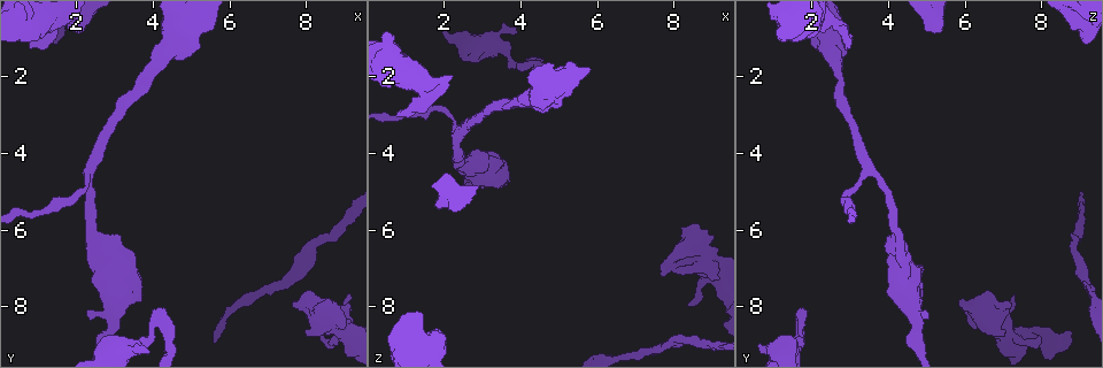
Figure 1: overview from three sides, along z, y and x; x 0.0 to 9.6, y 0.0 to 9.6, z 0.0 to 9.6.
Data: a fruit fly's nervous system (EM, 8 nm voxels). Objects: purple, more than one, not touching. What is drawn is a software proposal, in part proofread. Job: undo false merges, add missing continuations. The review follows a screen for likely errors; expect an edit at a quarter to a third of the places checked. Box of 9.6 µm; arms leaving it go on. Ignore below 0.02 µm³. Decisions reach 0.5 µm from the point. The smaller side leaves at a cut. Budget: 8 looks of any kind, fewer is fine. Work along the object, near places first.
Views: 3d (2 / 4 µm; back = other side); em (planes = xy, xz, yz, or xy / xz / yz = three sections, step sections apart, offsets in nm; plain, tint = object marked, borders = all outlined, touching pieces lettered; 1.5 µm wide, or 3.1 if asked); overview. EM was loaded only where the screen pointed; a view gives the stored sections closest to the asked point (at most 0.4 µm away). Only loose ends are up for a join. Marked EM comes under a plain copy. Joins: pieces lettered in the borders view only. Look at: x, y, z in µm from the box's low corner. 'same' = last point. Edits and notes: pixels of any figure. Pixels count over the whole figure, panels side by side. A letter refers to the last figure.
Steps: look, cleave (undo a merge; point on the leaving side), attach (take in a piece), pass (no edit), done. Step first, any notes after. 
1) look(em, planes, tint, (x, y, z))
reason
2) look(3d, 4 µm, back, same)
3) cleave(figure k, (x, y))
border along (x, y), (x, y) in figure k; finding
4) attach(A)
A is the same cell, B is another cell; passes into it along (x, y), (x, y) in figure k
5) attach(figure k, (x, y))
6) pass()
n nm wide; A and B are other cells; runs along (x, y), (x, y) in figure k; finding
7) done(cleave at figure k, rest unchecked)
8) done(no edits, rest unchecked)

look(3d, 2 µm, (0.80, 1.15, 3.00))
branch stops here

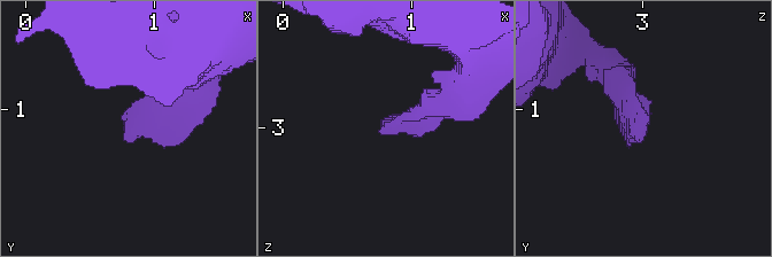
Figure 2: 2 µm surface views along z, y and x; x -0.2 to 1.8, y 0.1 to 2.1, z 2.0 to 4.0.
look(em, yz, step 4, borders, (0.74, 1.06, 3.06))
need the tissue

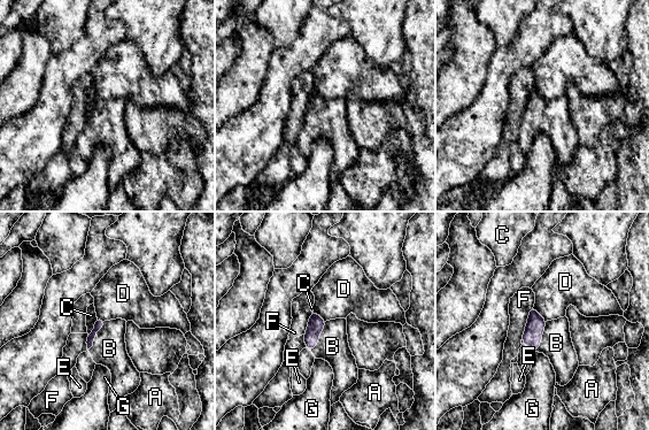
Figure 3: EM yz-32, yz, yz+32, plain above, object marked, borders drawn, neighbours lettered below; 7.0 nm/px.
attach(B)
B is the same cell, A, C, D, E, F and G are other cells; it goes on there

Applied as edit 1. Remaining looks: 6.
look(3d, 4 µm, (1.80, 0.70, 5.35))

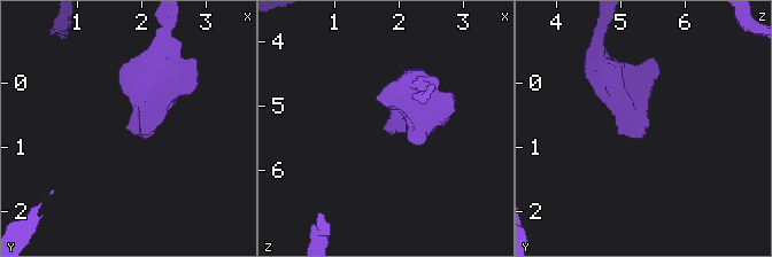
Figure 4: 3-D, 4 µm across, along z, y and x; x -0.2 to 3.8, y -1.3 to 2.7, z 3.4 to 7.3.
look(em, yz, step 4, borders, (1.75, 0.70, 5.35))

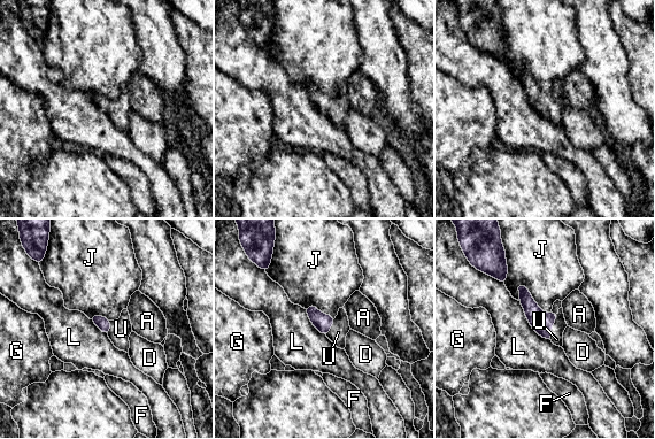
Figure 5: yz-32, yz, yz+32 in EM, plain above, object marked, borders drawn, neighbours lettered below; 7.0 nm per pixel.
attach(U)
L touches over 360 nm; U is the same cell, A, D, F, G, J and L are other cells; passes into it along (541, 322), (551, 326), (557, 328) in figure 5; it goes on there

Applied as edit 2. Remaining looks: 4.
look(overview)

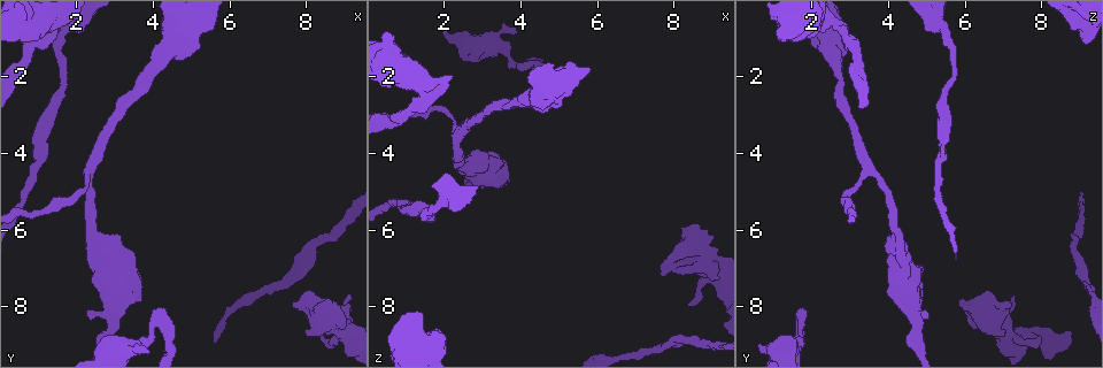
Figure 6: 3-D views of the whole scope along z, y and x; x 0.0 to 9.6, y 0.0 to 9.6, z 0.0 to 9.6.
look(em, planes, tint, (8.55, 7.85, 5.85))
an open end

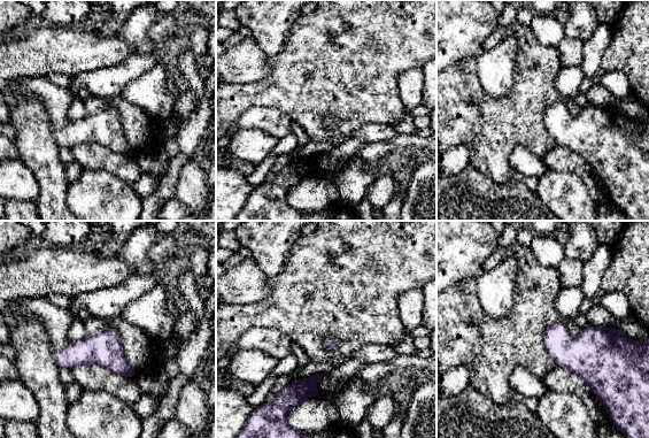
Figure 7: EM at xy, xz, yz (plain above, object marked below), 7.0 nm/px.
look(em, planes, borders, same)

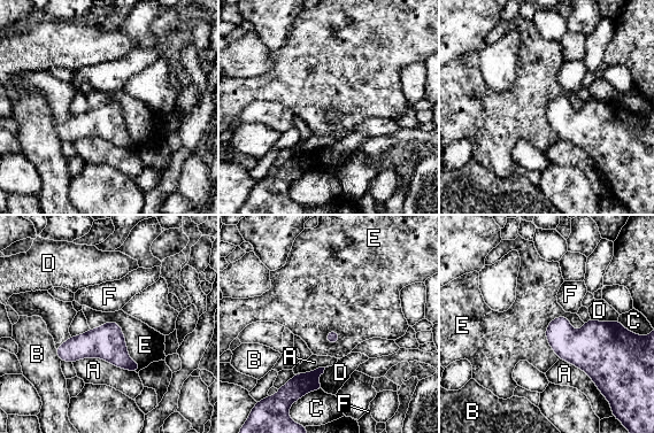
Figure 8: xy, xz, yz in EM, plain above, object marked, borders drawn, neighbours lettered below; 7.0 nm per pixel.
pass()
A touches over 440 nm; A, B, C, D, E and F are other cells; border along (91, 329), (115, 322), (137, 371) in figure 8; no lettered piece goes on from it

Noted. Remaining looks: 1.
done(attach at figure 3, attach at figure 5, rest unchecked)

